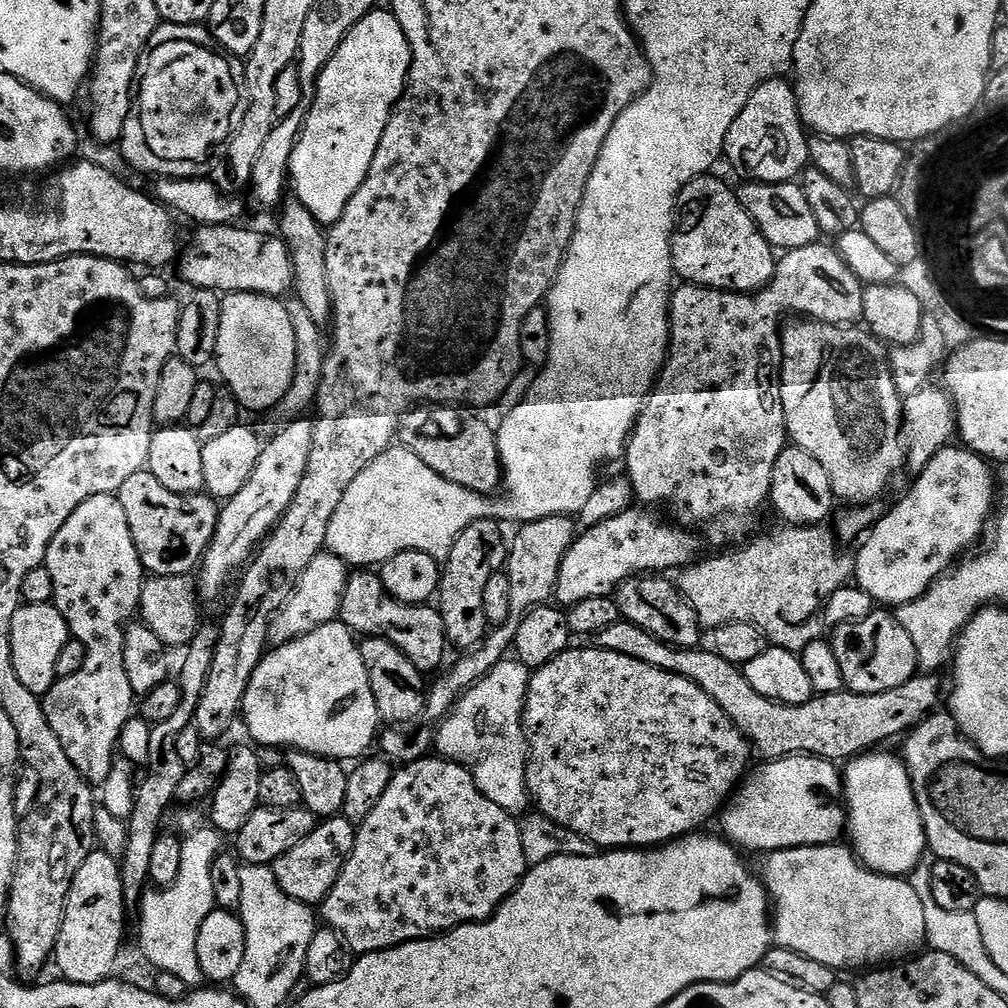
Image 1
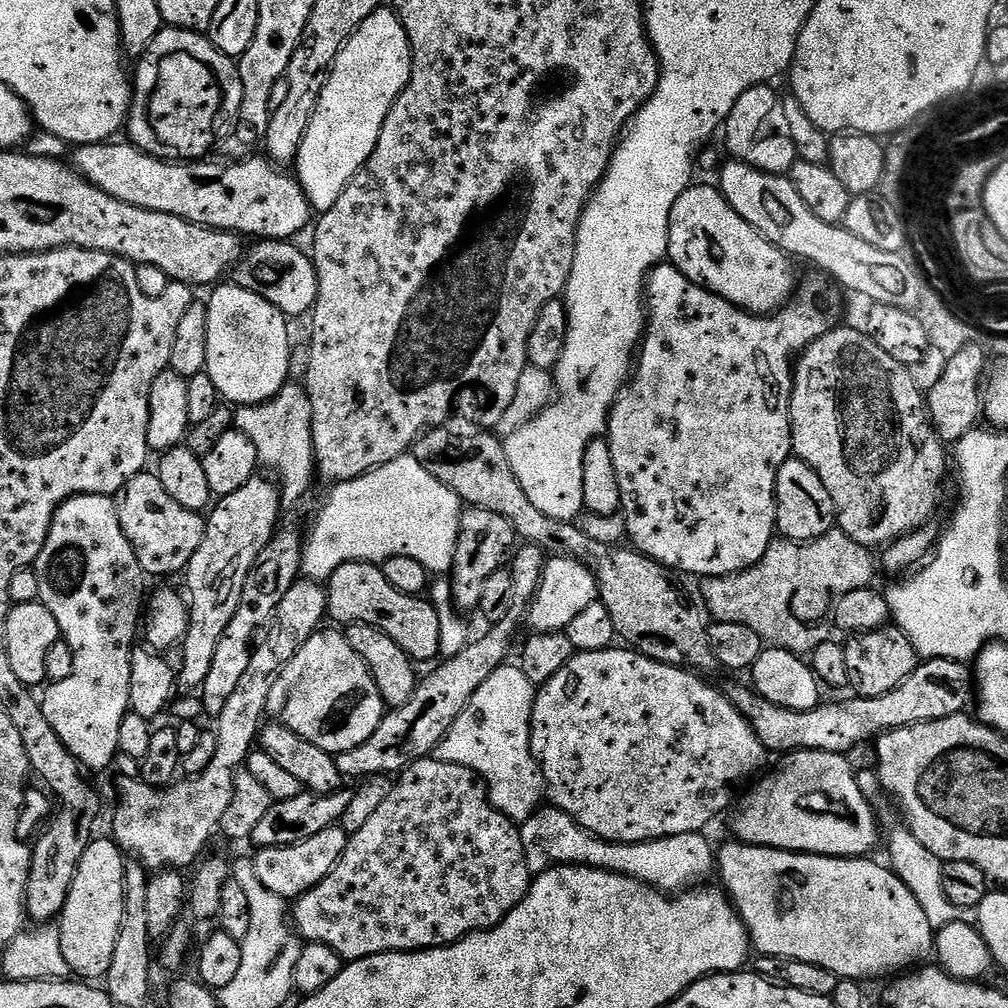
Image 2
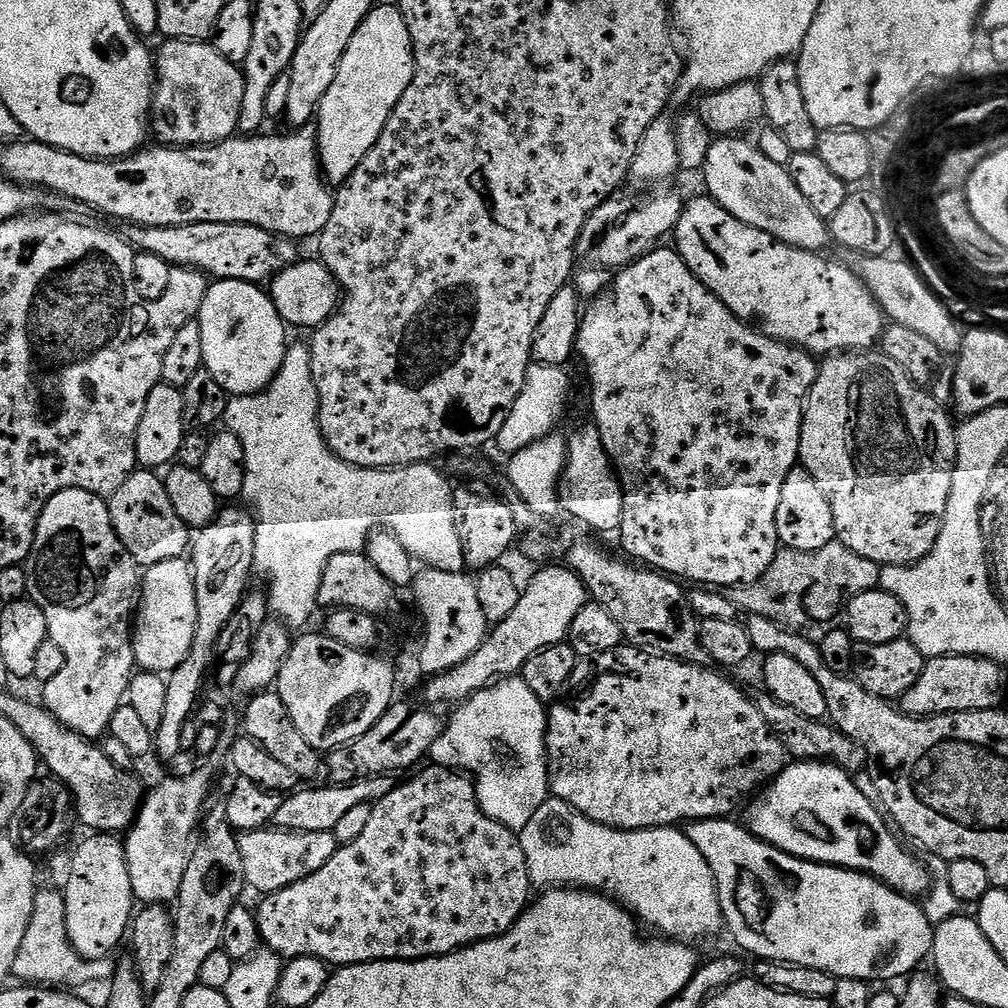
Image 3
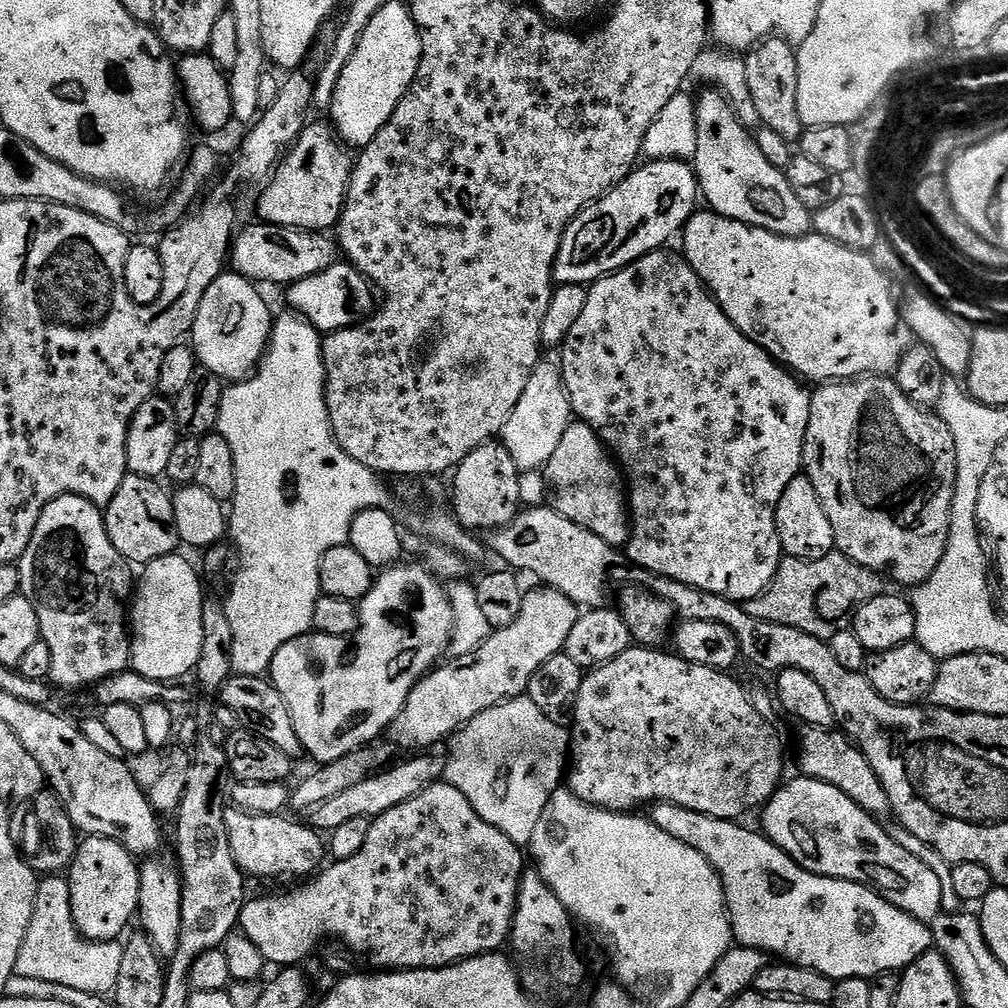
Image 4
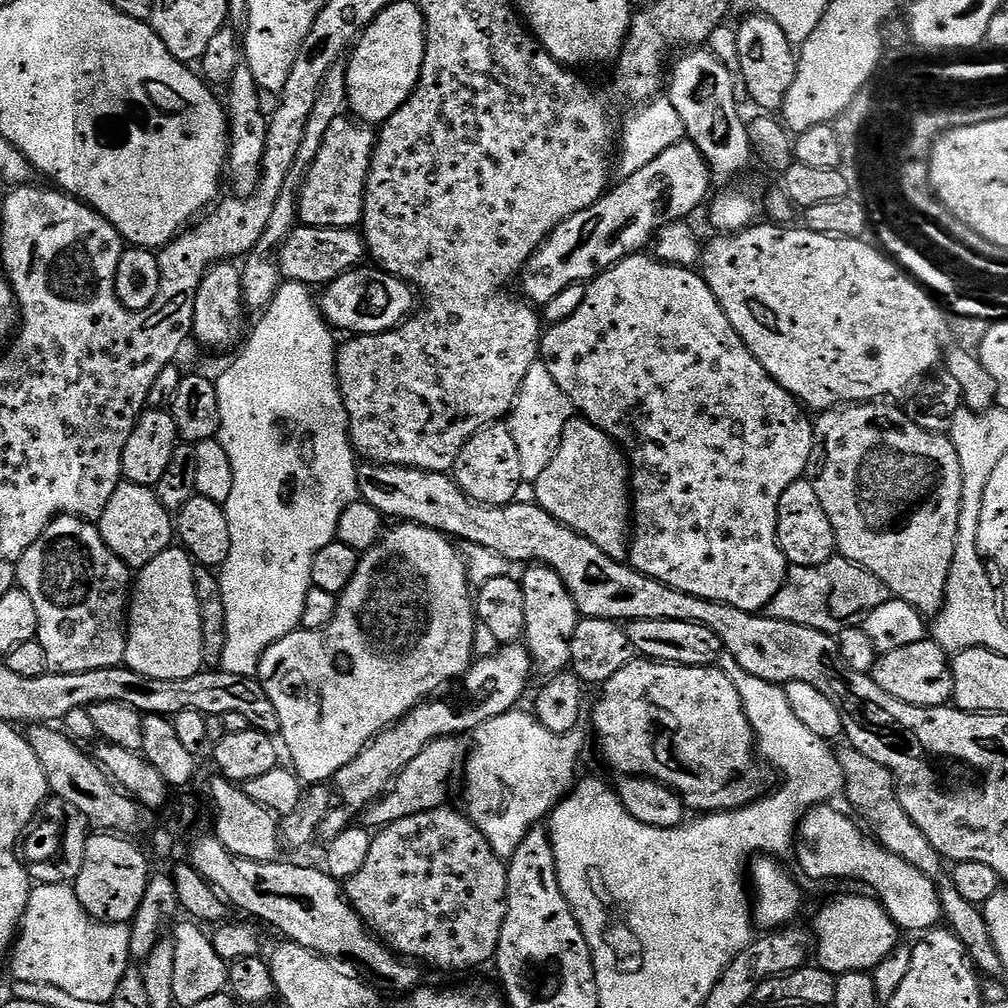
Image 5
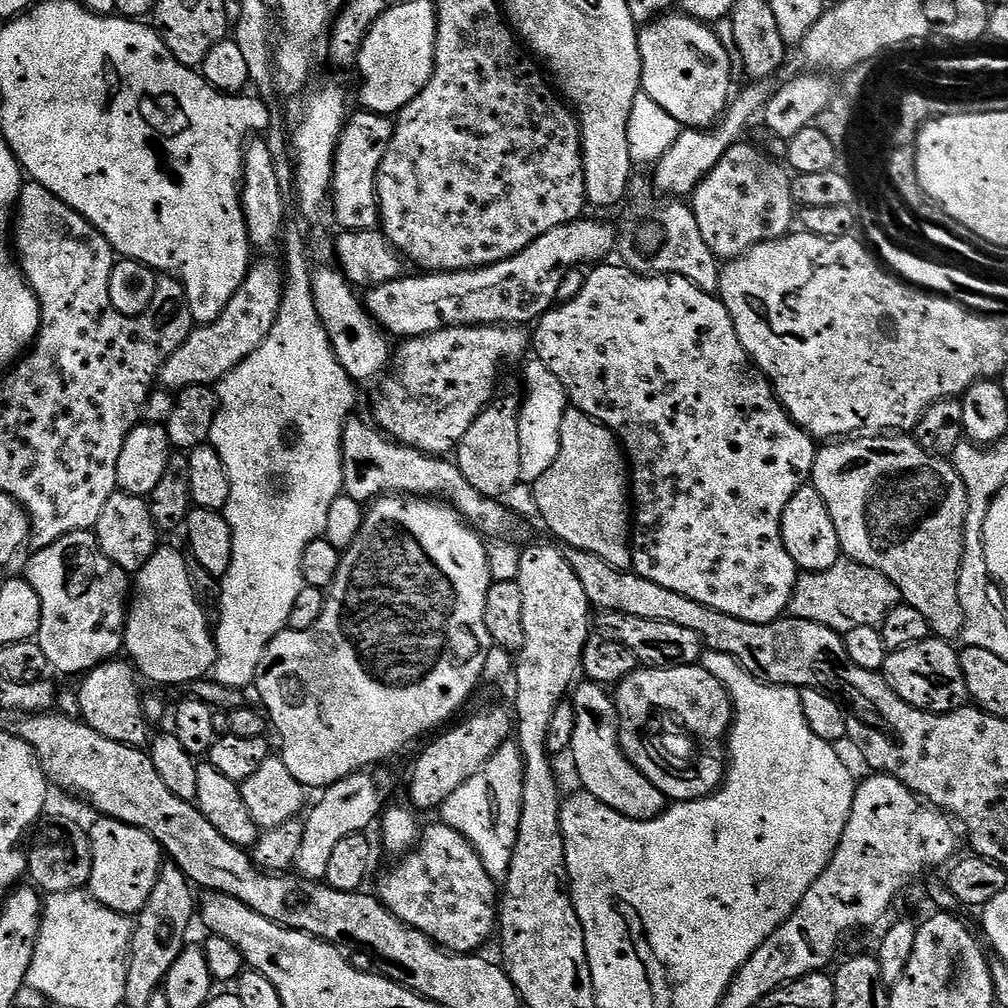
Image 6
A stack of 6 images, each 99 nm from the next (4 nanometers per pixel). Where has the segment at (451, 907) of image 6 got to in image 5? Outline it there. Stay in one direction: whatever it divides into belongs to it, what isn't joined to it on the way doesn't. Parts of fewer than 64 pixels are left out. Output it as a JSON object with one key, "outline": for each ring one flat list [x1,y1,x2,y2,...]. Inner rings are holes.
{"outline":[[451,806,435,808,422,814,410,814,410,818,401,818,399,822,394,822,389,828,379,829,373,835,370,854,366,857,366,866,362,866,362,870,358,870,358,874,354,874,354,878,346,881,343,889,349,904,359,914,360,919,401,958,419,962,421,965,429,964,430,967,441,968,444,972,468,972,471,968,480,968,483,964,491,965,495,961,498,938,502,938,502,922,506,922,508,866,498,854,494,854,490,842,486,842,486,838,482,834,482,830,478,830,478,826,474,826,474,822,469,820,463,811,455,812]]}

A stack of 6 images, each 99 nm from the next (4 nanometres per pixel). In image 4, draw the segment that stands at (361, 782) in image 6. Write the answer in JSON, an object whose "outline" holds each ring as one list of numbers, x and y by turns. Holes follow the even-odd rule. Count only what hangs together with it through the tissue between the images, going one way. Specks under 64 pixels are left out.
{"outline":[[536,586,533,592,525,591,522,610,518,610,518,618,510,626,495,629,477,652,449,659,449,664,441,663,418,681,414,690,410,690,410,698,406,698,406,706,396,715,396,723,387,729,389,742,404,754,431,749,428,748,431,744,455,736,458,729,482,714,482,710,525,695,534,670,554,658,554,654,563,652,566,637,580,614,581,609,558,590]]}

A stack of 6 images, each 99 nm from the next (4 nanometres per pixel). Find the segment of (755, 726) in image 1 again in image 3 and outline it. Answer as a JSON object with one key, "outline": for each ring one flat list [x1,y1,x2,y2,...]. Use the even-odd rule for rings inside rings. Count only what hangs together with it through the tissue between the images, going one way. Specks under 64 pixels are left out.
{"outline":[[933,656,925,659,918,682,914,682,914,686,900,697,898,707,908,716,945,716,955,712,999,709,1000,699,1004,696,1004,672,1000,668,1003,667,997,661,987,660,985,656]]}

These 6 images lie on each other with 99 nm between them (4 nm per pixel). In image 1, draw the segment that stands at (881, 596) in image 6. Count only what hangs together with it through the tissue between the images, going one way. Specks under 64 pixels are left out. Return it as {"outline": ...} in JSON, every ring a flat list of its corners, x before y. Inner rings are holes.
{"outline":[[824,524,780,526,777,532,764,536,737,552,724,552,709,560,697,559,687,568,675,573,674,583,678,591,692,603,705,629,746,622,750,626,758,626,769,645,799,654,803,648,810,646,810,642,825,635,826,628,820,617,822,609,834,590,845,587,853,579,853,557,847,556,840,547,842,544,835,531]]}

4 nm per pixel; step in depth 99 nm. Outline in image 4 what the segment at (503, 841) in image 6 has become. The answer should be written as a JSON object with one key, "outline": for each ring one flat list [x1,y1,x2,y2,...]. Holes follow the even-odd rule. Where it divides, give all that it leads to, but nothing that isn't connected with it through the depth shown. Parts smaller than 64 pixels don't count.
{"outline":[[527,694,516,696,513,700,504,700,490,710,482,710,482,714,474,717,470,723,457,730,455,736,447,741,448,760,446,756,446,780,466,798,470,798,470,806,490,826,502,830,510,842,521,846,531,845,534,838,534,826,538,826,538,818,542,818,542,810,552,800,552,795,561,791,566,780,566,765,570,760,570,736,561,725,556,724,534,702,530,702]]}

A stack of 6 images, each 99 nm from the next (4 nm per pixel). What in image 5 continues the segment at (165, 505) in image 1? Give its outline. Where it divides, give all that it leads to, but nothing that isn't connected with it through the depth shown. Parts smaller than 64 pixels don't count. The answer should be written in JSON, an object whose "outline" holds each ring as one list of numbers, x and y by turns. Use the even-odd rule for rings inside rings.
{"outline":[[121,482,116,487,114,494,110,494,110,502,106,502,106,510,102,510,98,527,106,546,132,570,145,568,174,544,173,513,158,502,152,488,140,484]]}

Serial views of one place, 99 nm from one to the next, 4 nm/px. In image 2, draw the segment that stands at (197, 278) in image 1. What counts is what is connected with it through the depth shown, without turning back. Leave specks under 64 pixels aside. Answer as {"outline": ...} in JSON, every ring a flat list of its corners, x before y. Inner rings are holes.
{"outline":[[261,239,253,244,256,245,247,249,246,255,234,269,235,283,266,298,266,302,289,318,307,317,316,307,318,298,318,274,311,255,286,240]]}

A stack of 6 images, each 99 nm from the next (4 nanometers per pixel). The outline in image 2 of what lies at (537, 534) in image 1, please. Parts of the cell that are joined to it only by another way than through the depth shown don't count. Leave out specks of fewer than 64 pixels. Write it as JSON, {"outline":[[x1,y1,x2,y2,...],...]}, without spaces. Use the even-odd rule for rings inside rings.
{"outline":[[521,543,515,549,510,560,510,571,514,578,514,606,510,606,510,614,506,614,502,622,491,625,487,629,489,632,481,640,473,639,469,642,462,654,441,659,435,665,437,668,425,680,423,677,417,683,410,702,385,714,380,720,378,730,374,730,374,734,370,734,370,738,362,742,362,746,354,746,354,750,339,753,336,756,338,770,345,778,399,774,415,760,423,760,435,753,450,726,454,726,458,714,462,714,470,698,474,698,478,686,482,686,482,682,486,682,486,678,490,678,494,670,504,667,509,659,508,651,512,648,512,639,515,638,520,624,522,628,525,623,532,600,540,589,545,563,546,553,534,544]]}

